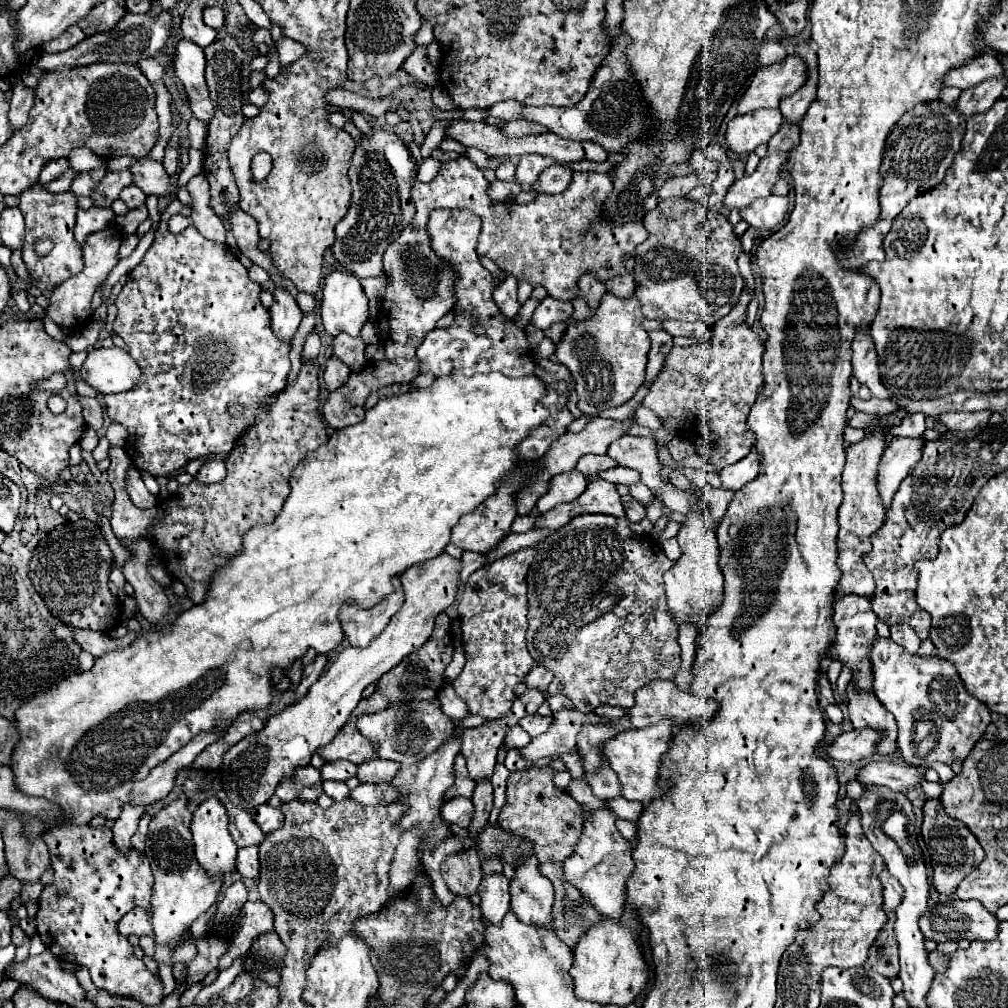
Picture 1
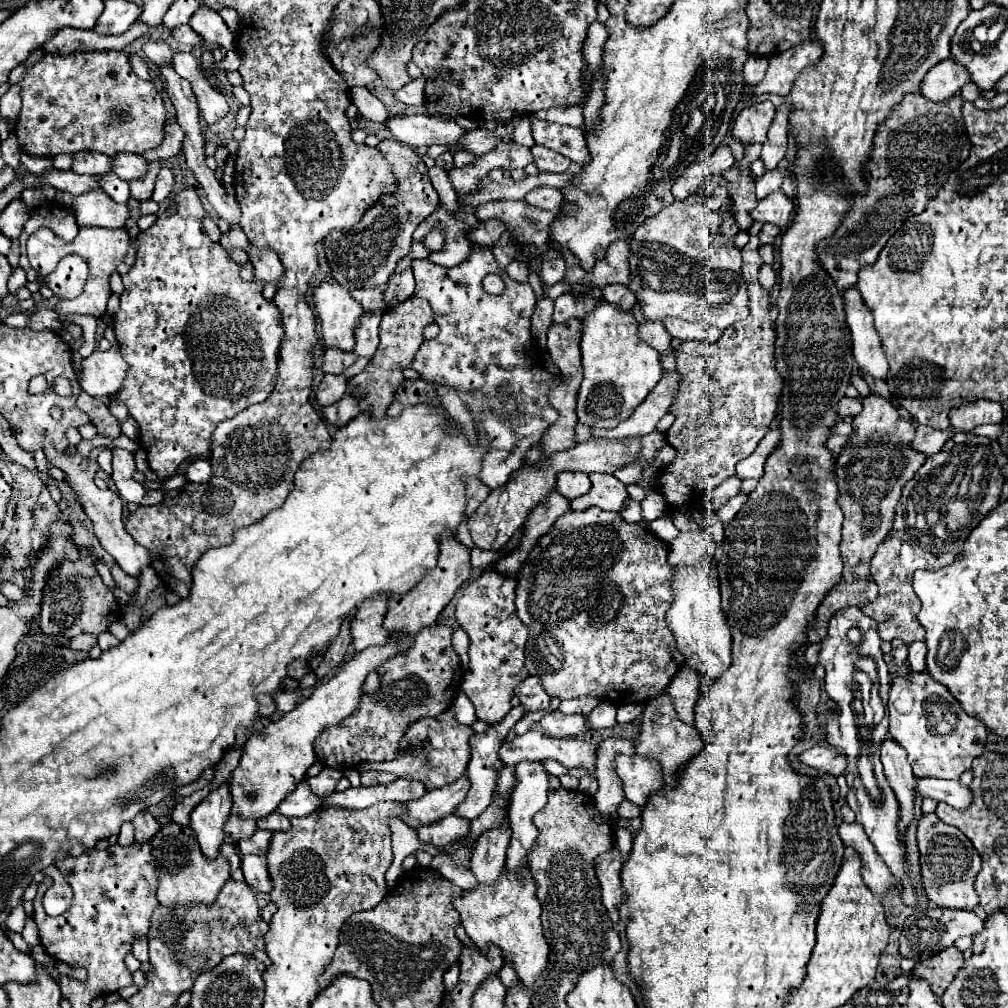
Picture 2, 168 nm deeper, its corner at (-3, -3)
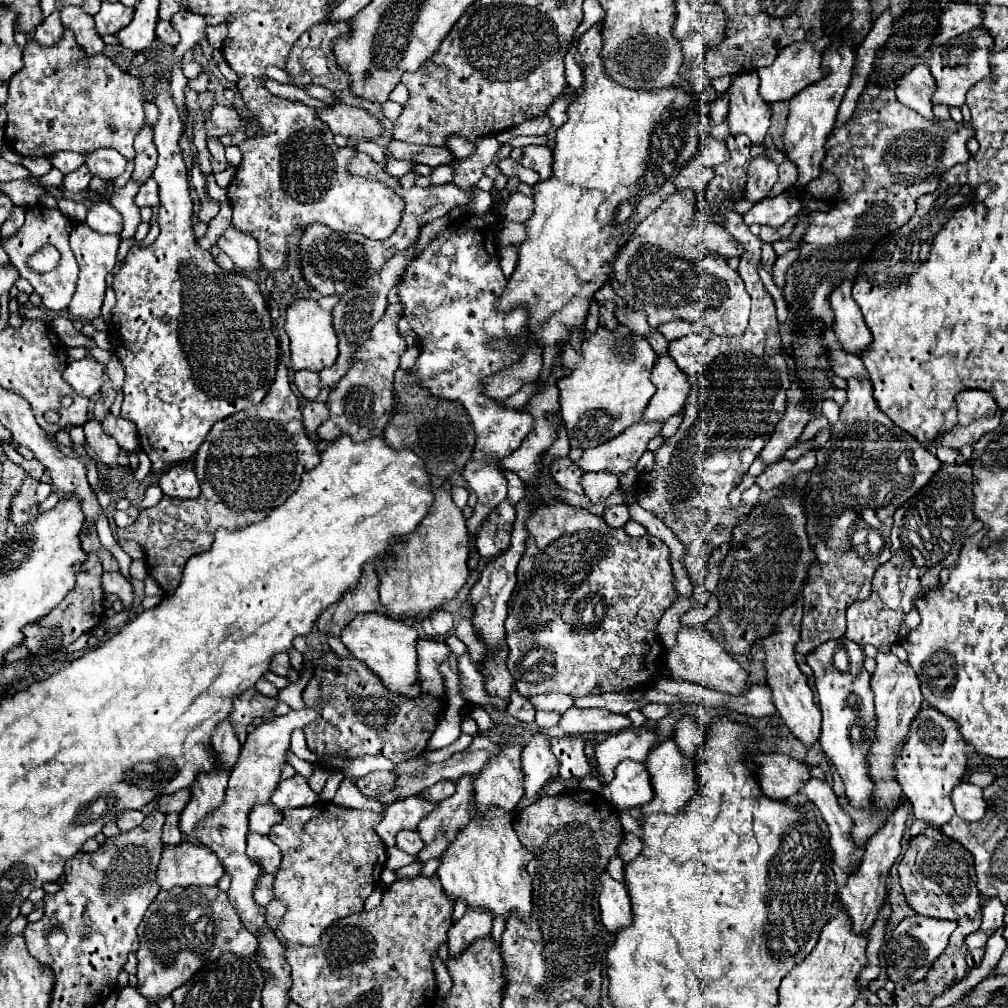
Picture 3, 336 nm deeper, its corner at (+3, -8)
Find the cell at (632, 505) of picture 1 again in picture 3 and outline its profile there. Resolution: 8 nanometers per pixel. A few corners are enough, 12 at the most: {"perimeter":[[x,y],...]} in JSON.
{"perimeter":[[611,505],[603,519],[609,527],[623,527],[629,517],[627,505]]}

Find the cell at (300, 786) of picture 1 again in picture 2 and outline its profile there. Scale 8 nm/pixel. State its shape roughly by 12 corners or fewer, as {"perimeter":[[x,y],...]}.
{"perimeter":[[323,768],[319,776],[305,778],[317,796],[335,790],[343,772]]}

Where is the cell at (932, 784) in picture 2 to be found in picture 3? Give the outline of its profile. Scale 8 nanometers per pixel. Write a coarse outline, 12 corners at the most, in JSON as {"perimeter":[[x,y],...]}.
{"perimeter":[[961,781],[951,791],[955,813],[965,821],[985,815],[983,791]]}

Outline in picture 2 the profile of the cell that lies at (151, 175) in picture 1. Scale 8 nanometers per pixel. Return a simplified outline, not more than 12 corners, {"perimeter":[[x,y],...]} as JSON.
{"perimeter":[[121,152],[113,156],[113,174],[135,180],[147,172],[147,160]]}

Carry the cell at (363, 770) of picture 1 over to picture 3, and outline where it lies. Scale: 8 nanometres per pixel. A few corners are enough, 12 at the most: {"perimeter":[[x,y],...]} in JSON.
{"perimeter":[[375,771],[355,781],[365,797],[375,797],[395,781],[391,771]]}

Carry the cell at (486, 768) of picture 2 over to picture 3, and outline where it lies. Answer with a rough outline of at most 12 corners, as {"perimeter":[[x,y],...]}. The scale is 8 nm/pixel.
{"perimeter":[[475,775],[419,823],[419,861],[441,857],[471,821]]}

